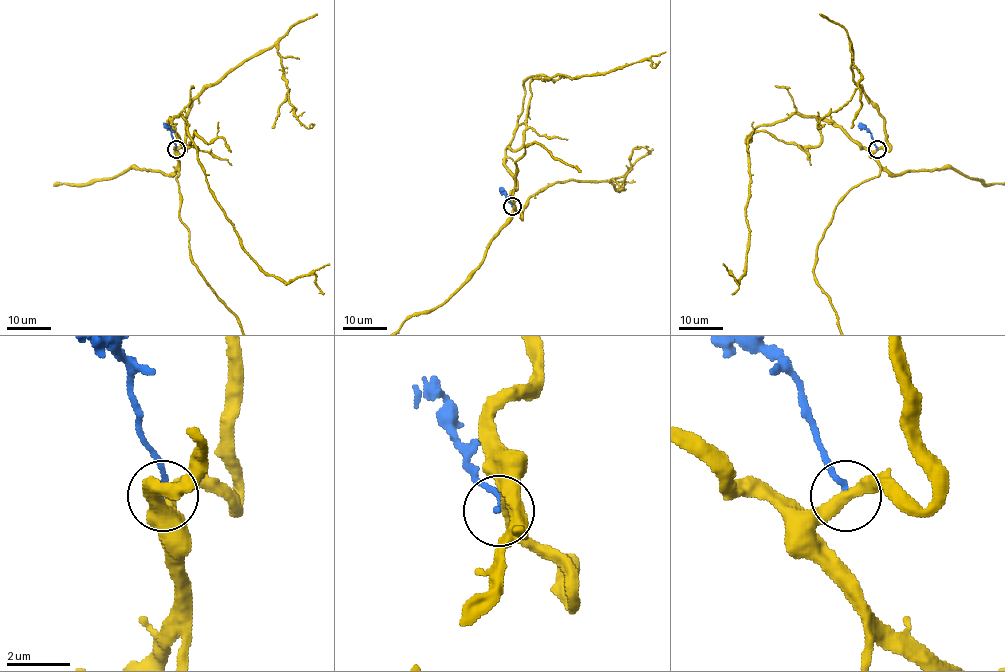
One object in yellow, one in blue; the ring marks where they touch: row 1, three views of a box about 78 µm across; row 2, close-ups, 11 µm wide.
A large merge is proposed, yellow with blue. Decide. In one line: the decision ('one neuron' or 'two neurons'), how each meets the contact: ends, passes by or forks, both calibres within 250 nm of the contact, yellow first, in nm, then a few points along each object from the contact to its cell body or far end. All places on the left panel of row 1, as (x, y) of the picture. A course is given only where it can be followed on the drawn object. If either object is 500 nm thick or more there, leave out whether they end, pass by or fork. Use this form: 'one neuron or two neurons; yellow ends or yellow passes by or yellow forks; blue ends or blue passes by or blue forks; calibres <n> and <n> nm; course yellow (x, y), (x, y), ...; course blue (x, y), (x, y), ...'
two neurons; yellow passes by; blue ends; calibres 360 and 180 nm; course yellow (176, 149), (180, 222), (188, 231), (190, 260), (235, 316); course blue (176, 149), (172, 132), (163, 124)

